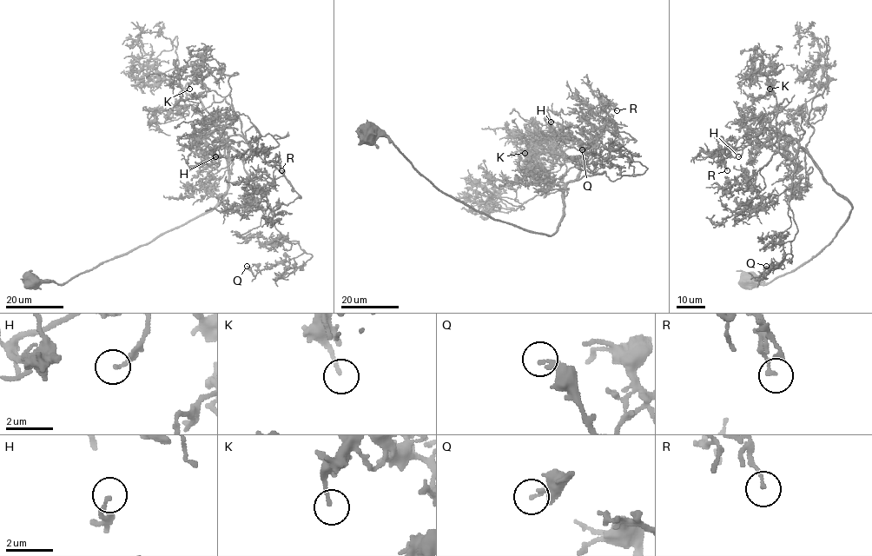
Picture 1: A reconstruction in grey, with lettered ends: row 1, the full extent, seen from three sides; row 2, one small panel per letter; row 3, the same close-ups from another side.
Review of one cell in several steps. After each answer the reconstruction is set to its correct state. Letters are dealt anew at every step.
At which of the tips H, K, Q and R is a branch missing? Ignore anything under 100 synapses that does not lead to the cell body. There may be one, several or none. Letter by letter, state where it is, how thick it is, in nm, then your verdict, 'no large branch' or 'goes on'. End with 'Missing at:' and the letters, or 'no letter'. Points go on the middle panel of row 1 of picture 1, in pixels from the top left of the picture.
H: (551, 122) | 160 nm | no large branch
K: (525, 153) | 140 nm | goes on
Q: (582, 149) | 190 nm | no large branch
R: (617, 110) | 130 nm | no large branch
Missing at: K

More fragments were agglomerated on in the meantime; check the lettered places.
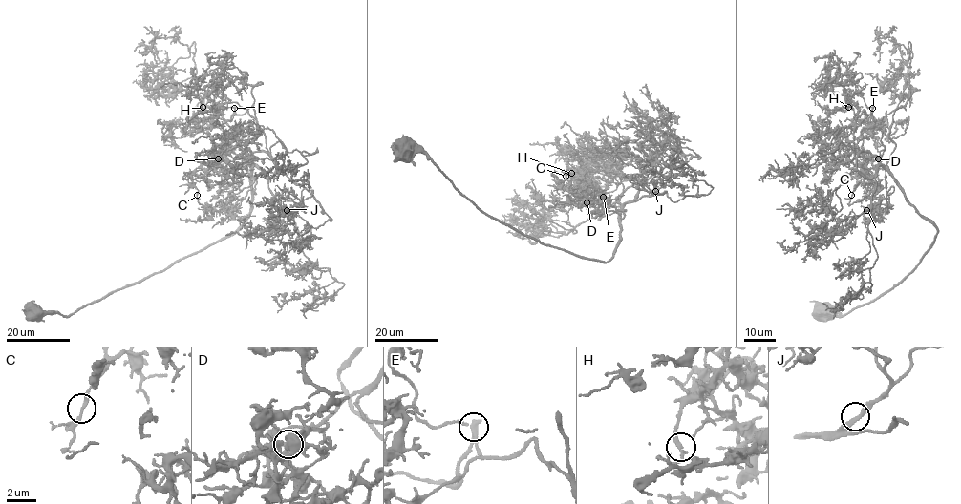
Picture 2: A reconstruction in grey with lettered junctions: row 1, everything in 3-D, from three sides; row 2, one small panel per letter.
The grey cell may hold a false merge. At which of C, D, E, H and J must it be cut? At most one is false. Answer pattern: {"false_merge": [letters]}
{"false_merge": []}

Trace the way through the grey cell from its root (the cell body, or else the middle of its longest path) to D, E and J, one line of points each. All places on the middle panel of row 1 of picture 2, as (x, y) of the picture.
D: (404, 148), (423, 152), (486, 214), (544, 244), (607, 262), (620, 239), (620, 204), (599, 209), (587, 202)
E: (404, 148), (486, 214), (607, 262), (619, 198), (640, 180), (603, 197)
J: (404, 148), (423, 152), (486, 214), (544, 244), (605, 262), (613, 256), (620, 239), (620, 209), (655, 191)

